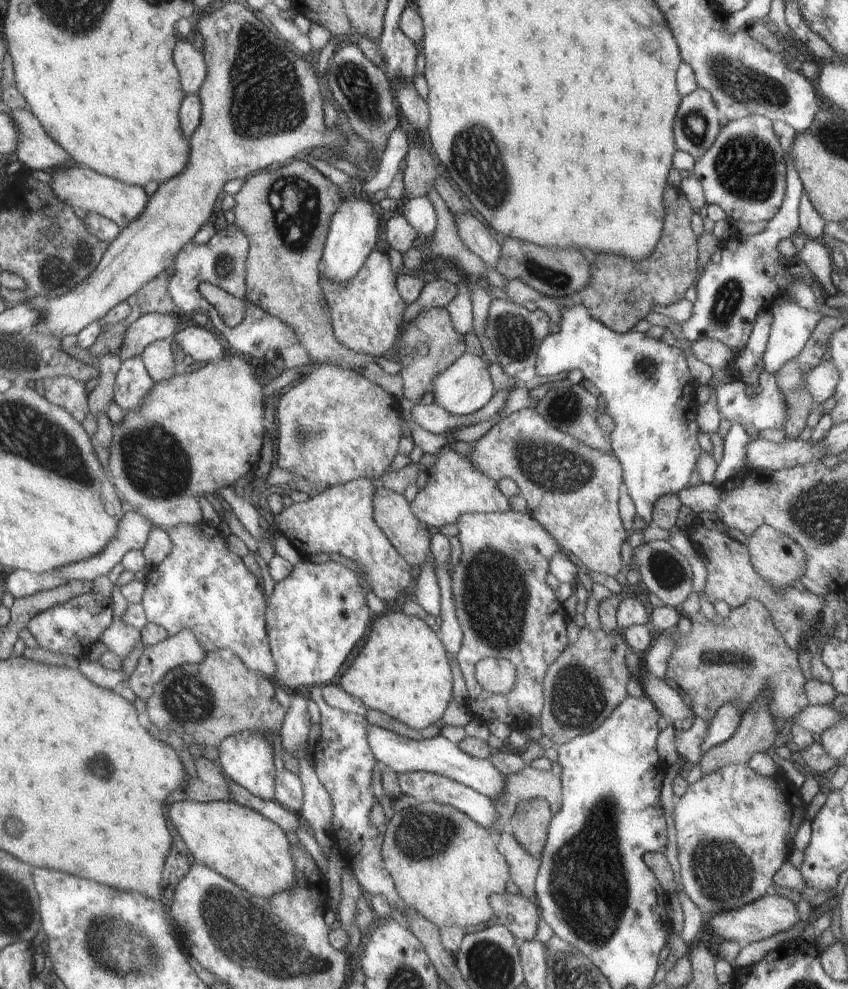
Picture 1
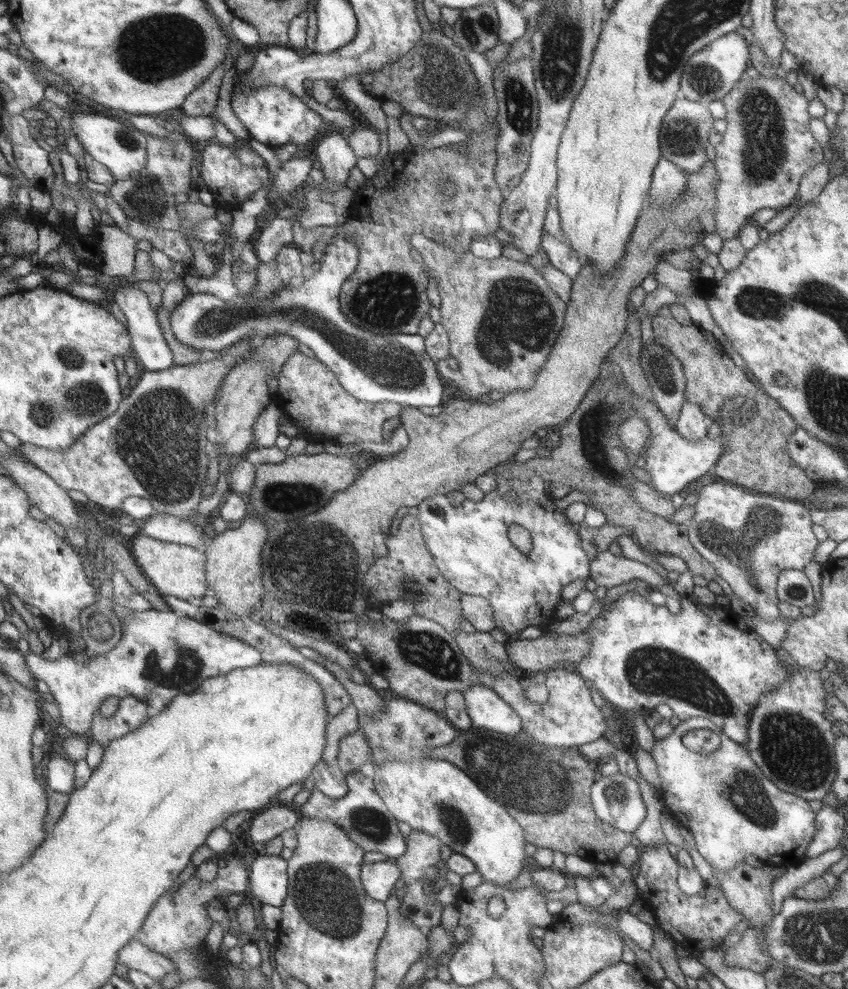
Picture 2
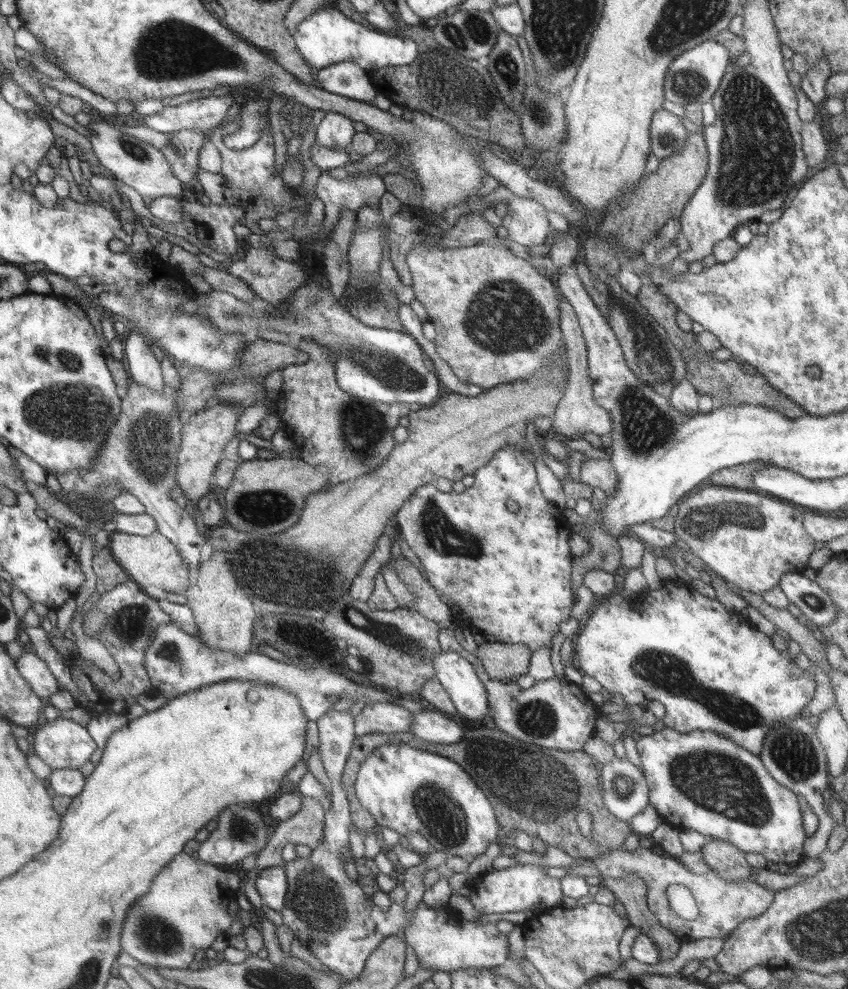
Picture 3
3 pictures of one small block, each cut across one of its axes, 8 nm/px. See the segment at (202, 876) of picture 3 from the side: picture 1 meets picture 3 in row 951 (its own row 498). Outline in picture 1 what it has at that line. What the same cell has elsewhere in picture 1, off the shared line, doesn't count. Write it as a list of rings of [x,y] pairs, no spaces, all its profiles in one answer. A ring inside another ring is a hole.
[[[237,353],[226,354],[222,362],[218,362],[216,366],[214,364],[206,363],[202,368],[185,374],[181,369],[177,370],[177,373],[164,380],[164,382],[155,382],[156,386],[152,388],[151,395],[140,408],[140,412],[126,412],[124,411],[124,418],[120,424],[114,426],[114,434],[112,434],[112,444],[110,444],[110,462],[108,462],[108,468],[110,468],[110,478],[113,483],[116,484],[116,488],[120,489],[121,495],[124,496],[124,500],[127,500],[130,508],[138,514],[142,514],[146,520],[150,520],[154,527],[167,530],[180,524],[200,524],[202,522],[202,512],[200,512],[200,506],[198,506],[198,498],[204,496],[204,494],[218,493],[220,488],[225,486],[233,486],[234,480],[242,478],[252,464],[259,462],[262,456],[262,434],[264,434],[264,426],[262,426],[262,418],[264,418],[264,394],[262,394],[262,386],[260,382],[256,380],[256,372],[254,368],[244,360],[240,358]]]

